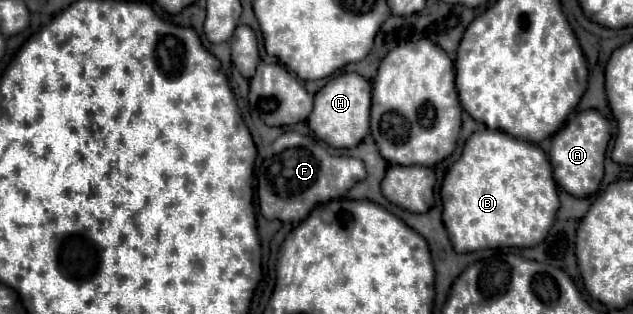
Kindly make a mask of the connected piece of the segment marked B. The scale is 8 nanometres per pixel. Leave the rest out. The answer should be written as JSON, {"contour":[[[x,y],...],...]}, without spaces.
{"contour":[[[502,131],[474,133],[442,183],[444,225],[456,253],[492,247],[534,247],[550,231],[560,207],[552,167],[542,149]]]}

